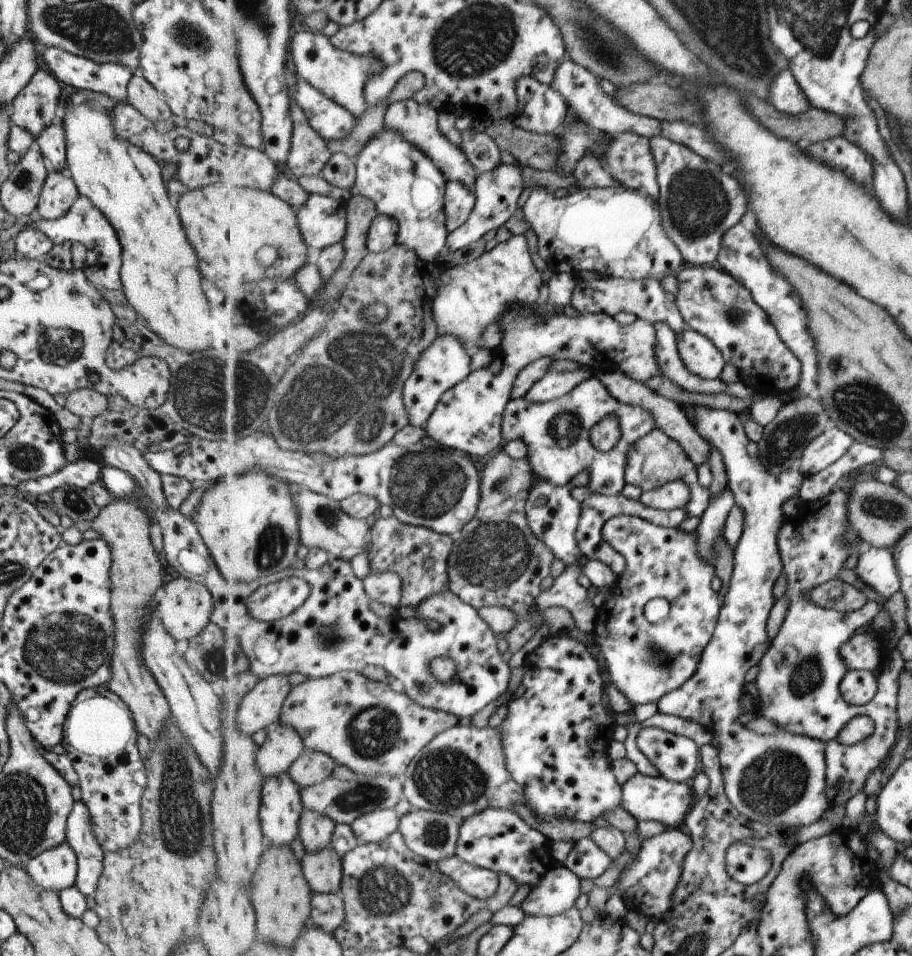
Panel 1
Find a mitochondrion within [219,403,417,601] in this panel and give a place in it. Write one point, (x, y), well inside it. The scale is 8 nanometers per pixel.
(273, 543)

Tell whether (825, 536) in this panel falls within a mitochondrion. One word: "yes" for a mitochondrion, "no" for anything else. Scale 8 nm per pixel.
no

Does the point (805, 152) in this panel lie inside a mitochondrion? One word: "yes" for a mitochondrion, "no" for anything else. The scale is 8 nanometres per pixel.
no

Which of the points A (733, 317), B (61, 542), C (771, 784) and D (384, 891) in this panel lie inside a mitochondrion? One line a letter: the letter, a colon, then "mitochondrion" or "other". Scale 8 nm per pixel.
A: mitochondrion
B: other
C: mitochondrion
D: mitochondrion

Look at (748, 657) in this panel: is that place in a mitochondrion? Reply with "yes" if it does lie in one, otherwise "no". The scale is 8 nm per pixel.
no

